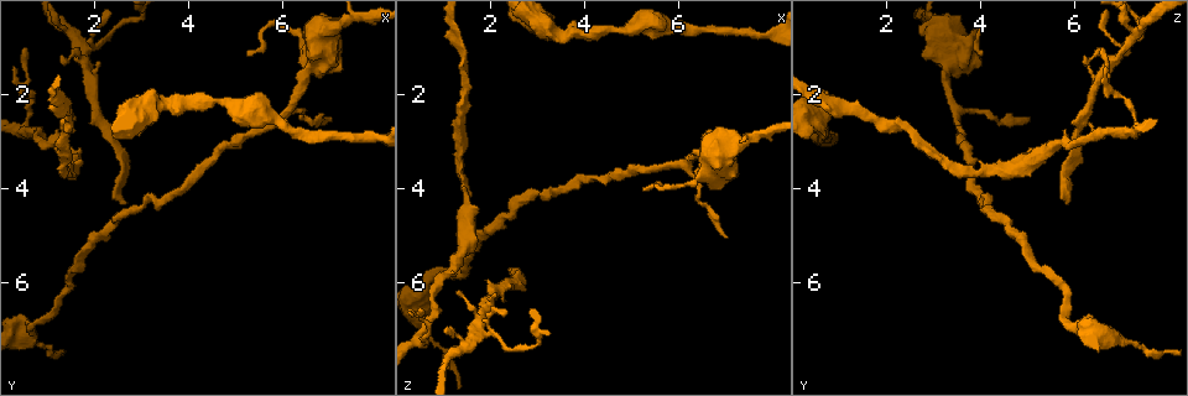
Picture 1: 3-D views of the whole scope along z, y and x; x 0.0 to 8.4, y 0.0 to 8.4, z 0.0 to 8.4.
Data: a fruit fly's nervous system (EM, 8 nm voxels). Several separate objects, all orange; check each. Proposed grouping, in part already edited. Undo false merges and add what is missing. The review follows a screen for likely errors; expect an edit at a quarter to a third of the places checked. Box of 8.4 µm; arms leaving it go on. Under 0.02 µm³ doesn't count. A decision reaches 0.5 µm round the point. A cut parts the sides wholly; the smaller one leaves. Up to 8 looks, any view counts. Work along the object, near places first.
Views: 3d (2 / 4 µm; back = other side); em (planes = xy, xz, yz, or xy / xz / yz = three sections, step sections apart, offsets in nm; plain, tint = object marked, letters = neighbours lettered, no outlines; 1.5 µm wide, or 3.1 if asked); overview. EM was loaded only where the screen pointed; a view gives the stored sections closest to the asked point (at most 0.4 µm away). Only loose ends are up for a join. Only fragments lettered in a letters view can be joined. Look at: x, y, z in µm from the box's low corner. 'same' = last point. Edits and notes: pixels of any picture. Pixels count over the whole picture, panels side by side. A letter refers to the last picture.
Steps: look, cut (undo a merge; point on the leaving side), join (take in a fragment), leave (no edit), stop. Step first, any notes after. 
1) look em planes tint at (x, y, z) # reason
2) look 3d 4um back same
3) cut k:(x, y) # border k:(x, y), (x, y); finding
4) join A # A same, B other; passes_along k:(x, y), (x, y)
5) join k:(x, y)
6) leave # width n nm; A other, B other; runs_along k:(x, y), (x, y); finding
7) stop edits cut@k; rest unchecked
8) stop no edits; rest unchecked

look 3d 4um at (2.70, 4.30, 5.90) # an open end

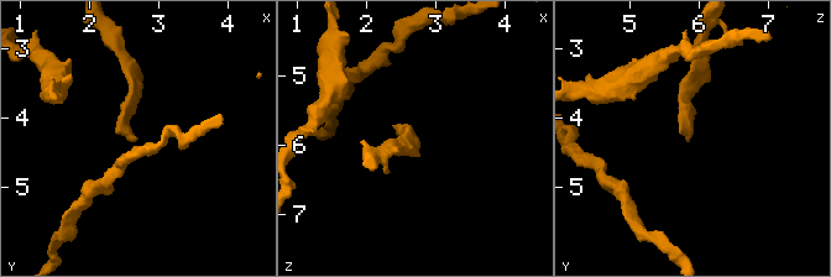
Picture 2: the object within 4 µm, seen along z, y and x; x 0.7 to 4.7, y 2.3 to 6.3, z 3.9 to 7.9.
look em planes letters at (2.70, 4.30, 5.85)

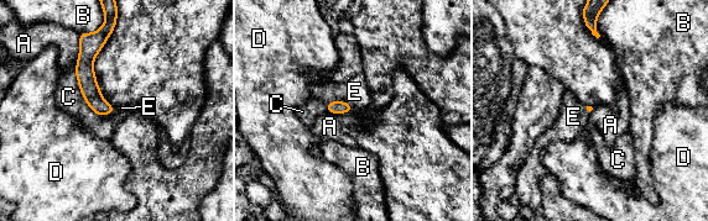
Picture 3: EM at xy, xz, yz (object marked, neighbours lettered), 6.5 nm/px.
join E # A other, B other, C other, D other, E same; passes_along 3:(338, 106), (339, 100), (354, 91); it goes on there

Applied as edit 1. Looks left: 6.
look overview

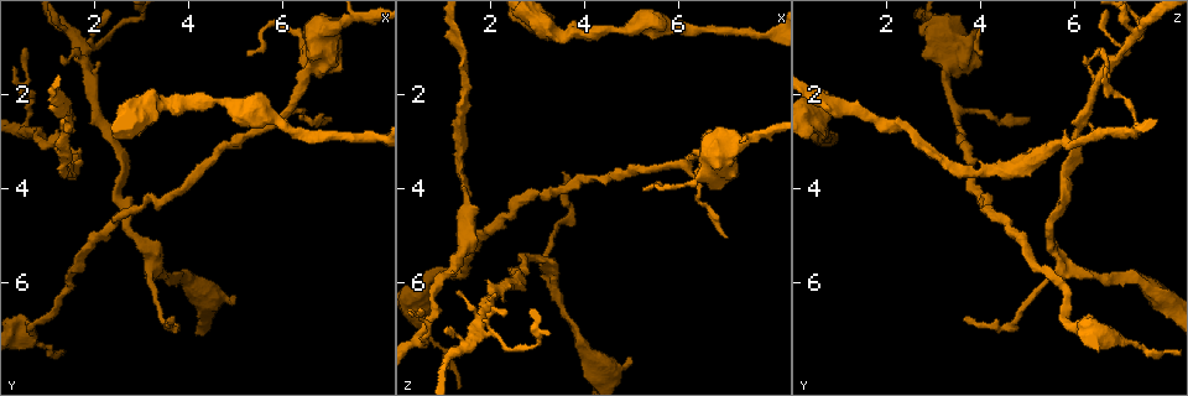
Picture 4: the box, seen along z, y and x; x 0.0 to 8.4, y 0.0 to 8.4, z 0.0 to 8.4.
look 3d 2um at (2.95, 4.35, 4.20) # thin neck

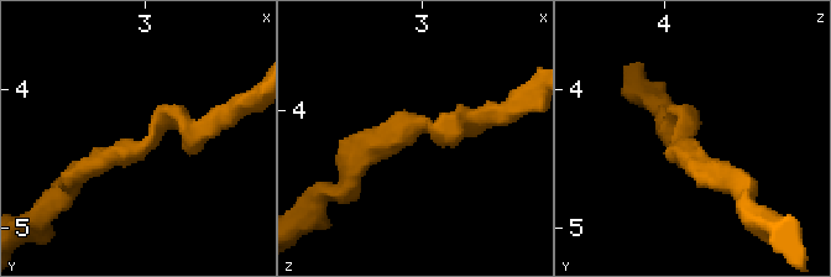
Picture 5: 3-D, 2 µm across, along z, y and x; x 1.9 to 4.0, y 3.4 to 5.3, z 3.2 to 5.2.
look em xy step 8 tint at (3.00, 4.38, 4.14)

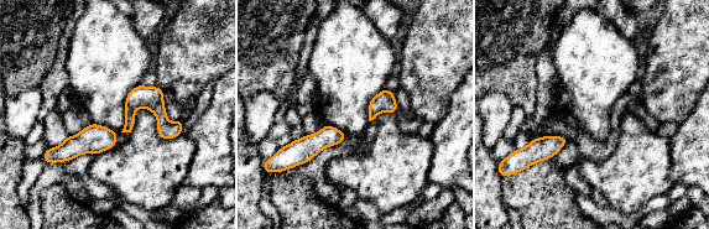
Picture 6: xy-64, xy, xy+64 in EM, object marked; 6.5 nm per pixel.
look em planes letters same # another direction

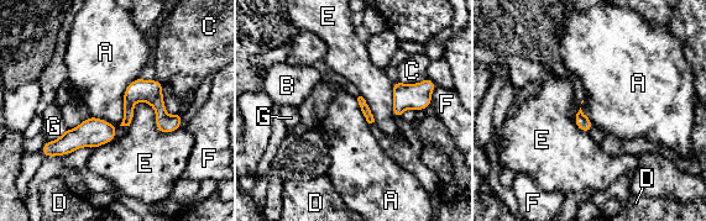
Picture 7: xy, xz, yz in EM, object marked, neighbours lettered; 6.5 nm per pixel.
leave # width 70 nm; A other, B other, C other, D other, E other, F other, G other; runs_along 7:(178, 117), (136, 98), (118, 127), (47, 147); one neuron here

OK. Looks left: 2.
stop edits join@3; rest unchecked

